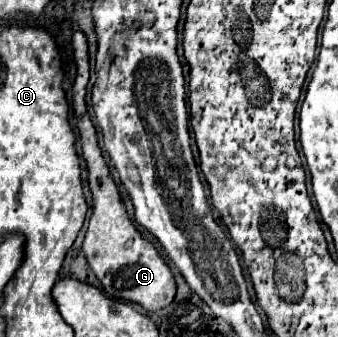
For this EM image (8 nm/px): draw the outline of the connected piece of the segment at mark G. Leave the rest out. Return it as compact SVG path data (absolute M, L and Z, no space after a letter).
M84 32L74 34L74 58L78 66L76 82L74 82L74 124L80 128L80 138L82 138L82 154L88 164L88 180L90 180L90 190L94 196L94 208L86 232L86 240L82 246L82 252L86 254L86 260L92 268L92 272L98 276L102 282L106 294L116 300L130 300L140 304L144 310L156 312L164 306L168 306L174 300L176 294L176 280L170 272L170 266L164 262L160 252L154 248L154 244L138 232L138 228L132 224L128 218L126 206L120 198L118 186L114 178L110 176L110 170L104 162L102 150L98 146L96 138L96 128L90 120L88 106L86 106L86 86L90 80L90 58L88 58L88 42Z

